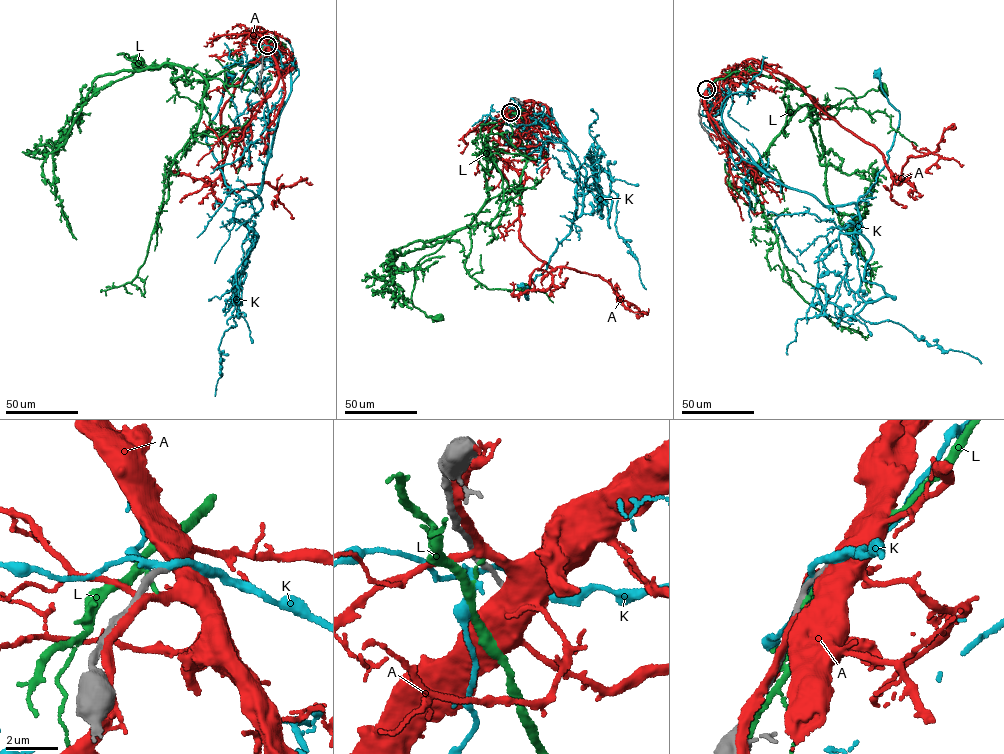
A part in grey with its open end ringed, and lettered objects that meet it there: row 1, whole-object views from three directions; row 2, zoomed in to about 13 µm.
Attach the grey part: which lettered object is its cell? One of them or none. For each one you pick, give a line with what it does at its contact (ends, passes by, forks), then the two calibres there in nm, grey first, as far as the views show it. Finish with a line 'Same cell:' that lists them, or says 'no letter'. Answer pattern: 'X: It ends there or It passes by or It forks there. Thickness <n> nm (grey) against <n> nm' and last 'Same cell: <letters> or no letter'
Same cell: no letter

